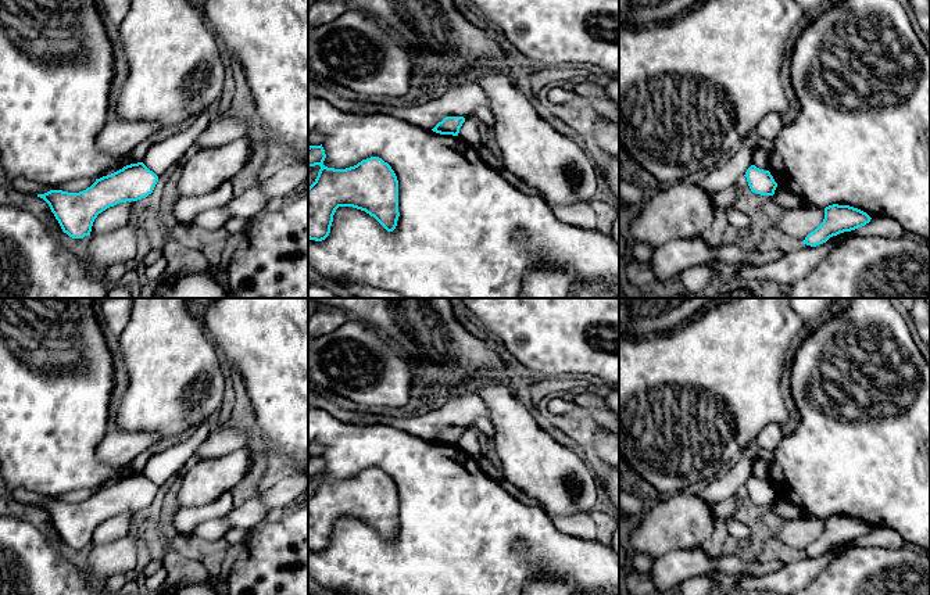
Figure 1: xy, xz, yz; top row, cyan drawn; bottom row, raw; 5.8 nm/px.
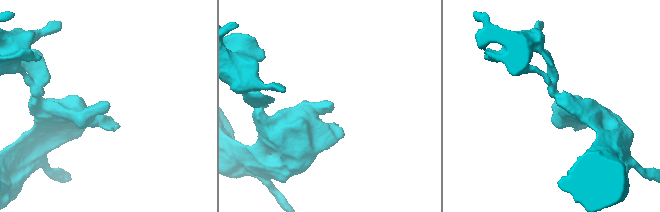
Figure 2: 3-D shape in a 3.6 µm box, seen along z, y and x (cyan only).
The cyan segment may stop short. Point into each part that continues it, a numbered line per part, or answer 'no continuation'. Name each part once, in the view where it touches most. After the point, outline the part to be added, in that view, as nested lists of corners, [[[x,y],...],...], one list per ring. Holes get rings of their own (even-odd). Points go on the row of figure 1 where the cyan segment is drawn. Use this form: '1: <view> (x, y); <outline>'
no continuation

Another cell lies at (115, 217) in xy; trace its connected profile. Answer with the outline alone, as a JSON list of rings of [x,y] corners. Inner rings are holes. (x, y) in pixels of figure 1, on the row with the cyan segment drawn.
[[[129,201],[107,208],[93,222],[90,236],[103,234],[129,223]]]

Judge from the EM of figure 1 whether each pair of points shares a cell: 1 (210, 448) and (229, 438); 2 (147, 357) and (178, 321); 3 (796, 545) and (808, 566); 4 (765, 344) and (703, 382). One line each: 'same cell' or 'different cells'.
1: same cell
2: same cell
3: different cells
4: same cell

